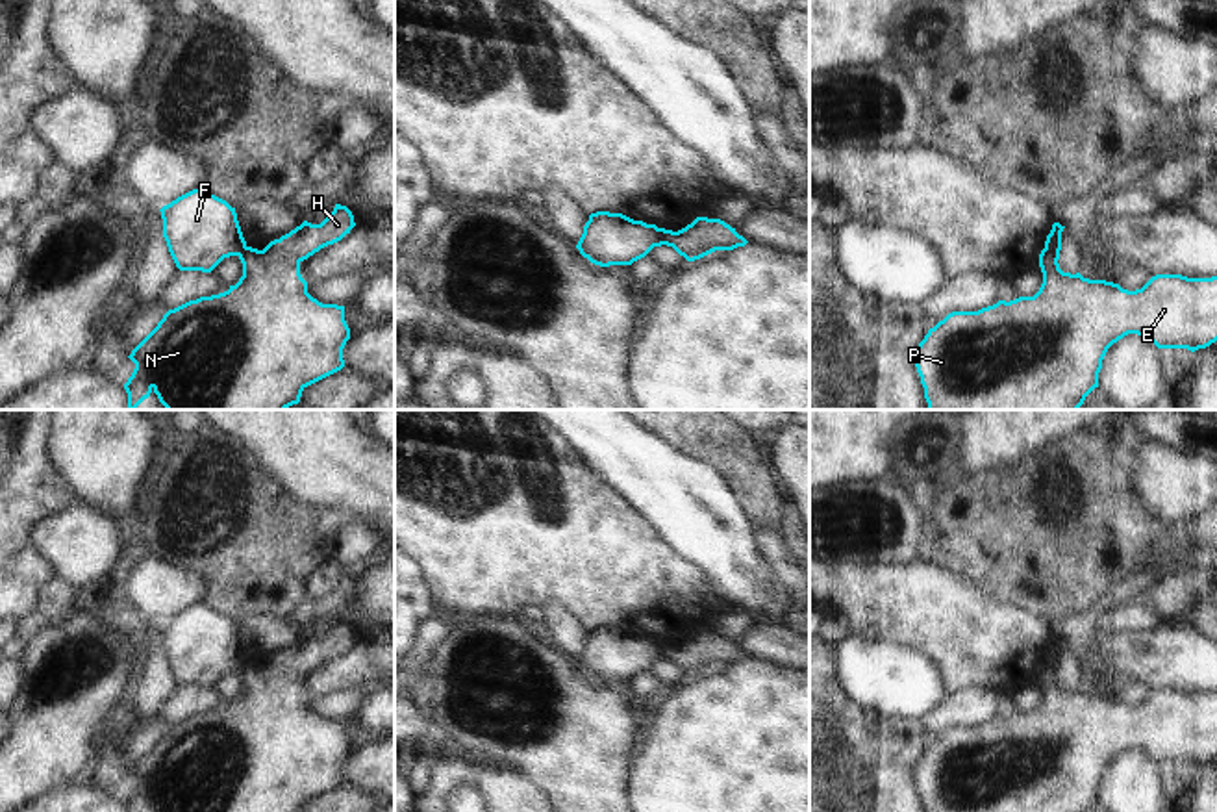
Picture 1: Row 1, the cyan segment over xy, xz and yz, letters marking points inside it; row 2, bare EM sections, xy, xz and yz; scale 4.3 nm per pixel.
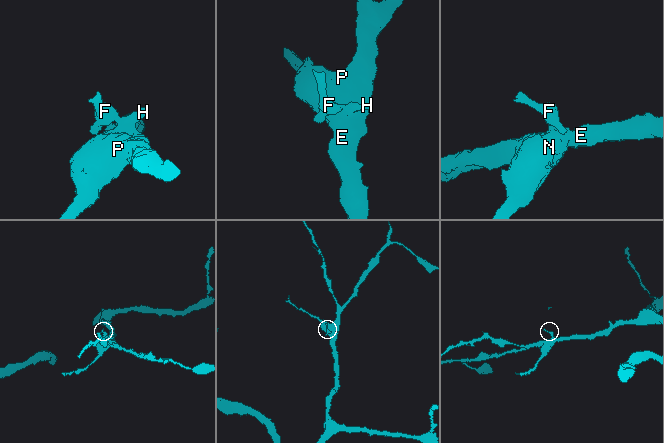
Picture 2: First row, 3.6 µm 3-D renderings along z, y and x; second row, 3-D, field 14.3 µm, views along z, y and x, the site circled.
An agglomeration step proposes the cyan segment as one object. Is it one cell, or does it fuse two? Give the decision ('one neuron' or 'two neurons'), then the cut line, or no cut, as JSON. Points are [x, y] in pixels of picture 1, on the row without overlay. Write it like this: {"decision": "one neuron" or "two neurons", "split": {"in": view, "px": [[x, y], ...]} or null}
{"decision": "two neurons", "split": {"in": "xz", "px": [[658, 644], [664, 659]]}}

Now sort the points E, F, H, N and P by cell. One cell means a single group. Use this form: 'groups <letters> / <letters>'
groups E H N P / F

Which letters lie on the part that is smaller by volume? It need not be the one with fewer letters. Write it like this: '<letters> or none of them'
F

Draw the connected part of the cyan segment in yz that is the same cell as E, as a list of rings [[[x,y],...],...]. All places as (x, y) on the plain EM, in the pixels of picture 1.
[[[1041,666],[1043,699],[1034,712],[998,716],[978,727],[952,727],[928,745],[913,773],[924,812],[1087,812],[1098,803],[1108,764],[1128,749],[1143,751],[1158,764],[1191,768],[1217,756],[1217,691],[1156,690],[1141,704],[1128,706],[1113,697],[1063,688],[1058,675],[1060,667]]]

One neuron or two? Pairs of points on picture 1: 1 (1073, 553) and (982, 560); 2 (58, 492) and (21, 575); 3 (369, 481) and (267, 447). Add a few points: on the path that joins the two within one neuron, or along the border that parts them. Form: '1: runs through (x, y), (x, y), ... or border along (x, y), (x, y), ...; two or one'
1: runs through (1051, 553), (1004, 553); one
2: runs through (36, 510), (21, 525), (21, 553); one
3: runs through (343, 469), (328, 464), (310, 447), (293, 447); one

